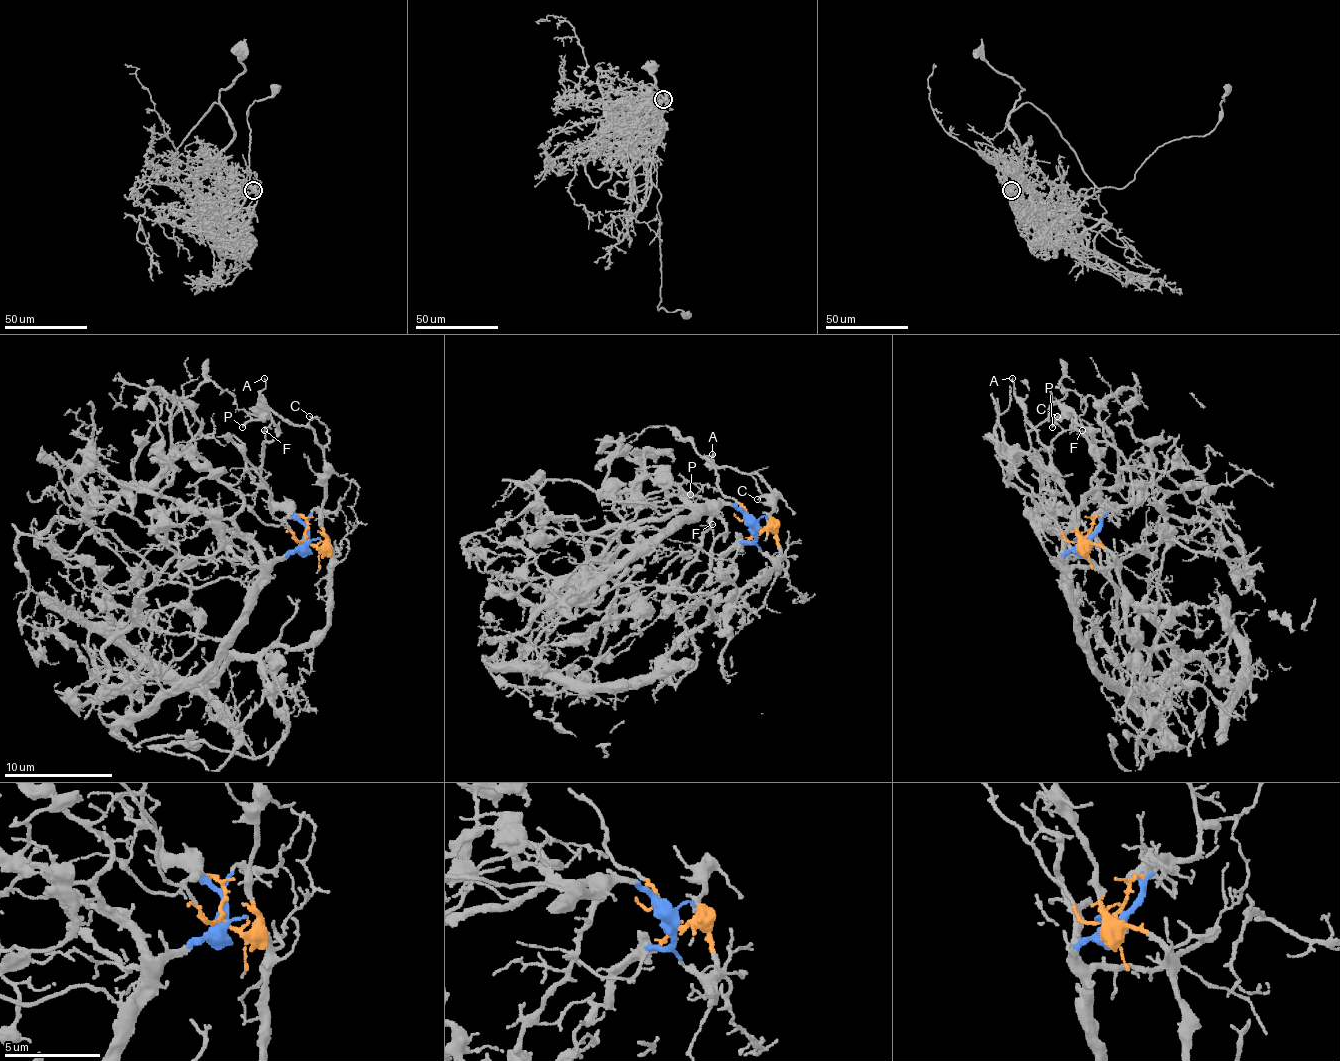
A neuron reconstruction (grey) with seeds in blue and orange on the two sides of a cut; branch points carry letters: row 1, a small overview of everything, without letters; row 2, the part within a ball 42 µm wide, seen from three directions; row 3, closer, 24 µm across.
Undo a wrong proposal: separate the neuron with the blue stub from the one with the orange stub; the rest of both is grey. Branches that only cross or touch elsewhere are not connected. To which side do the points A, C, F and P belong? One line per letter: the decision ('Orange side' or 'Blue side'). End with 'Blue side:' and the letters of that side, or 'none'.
A: Orange side
C: Orange side
F: Blue side
P: Blue side
Blue side: F, P

